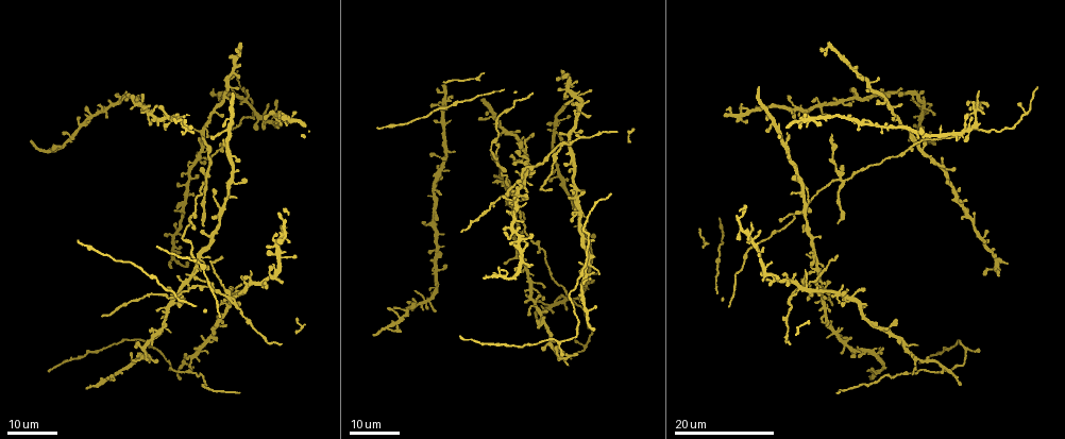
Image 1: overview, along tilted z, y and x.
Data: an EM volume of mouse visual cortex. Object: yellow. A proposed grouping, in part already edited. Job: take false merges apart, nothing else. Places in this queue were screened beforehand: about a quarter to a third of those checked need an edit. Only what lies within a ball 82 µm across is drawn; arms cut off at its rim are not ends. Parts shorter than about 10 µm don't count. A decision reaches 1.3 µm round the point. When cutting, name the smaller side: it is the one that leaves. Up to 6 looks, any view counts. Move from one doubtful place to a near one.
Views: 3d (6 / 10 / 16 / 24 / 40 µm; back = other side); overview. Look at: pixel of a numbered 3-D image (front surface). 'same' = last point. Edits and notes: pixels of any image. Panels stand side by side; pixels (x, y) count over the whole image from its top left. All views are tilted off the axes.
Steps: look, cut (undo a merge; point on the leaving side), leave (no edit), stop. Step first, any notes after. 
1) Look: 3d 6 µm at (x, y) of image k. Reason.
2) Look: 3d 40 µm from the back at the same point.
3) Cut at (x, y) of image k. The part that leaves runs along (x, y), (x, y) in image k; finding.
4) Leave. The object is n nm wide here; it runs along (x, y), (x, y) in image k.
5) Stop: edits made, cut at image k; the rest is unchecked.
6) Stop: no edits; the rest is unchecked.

Look: 3d 16 µm at (983, 132) of image 1.

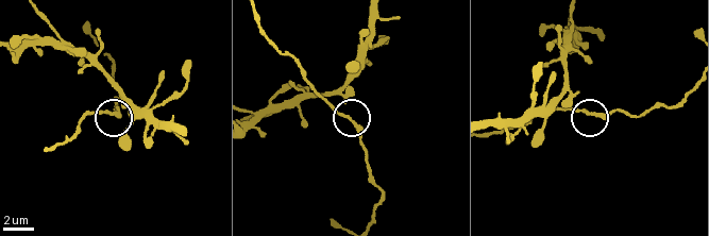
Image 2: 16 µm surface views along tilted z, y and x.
Look: 3d 10 µm at (105, 110) of image 2.

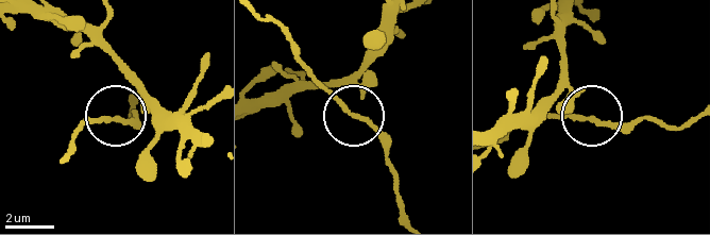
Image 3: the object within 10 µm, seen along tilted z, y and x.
Leave. The side arm is 19 µm long; 3 arms meet here; continuous, no second cell.

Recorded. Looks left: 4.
Look: 3d 24 µm at (206, 183) of image 1. Looks like a crossing.

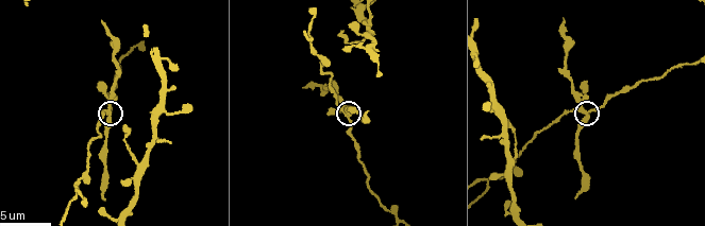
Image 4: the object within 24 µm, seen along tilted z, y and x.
Look: 3d 10 µm at (581, 109) of image 4.

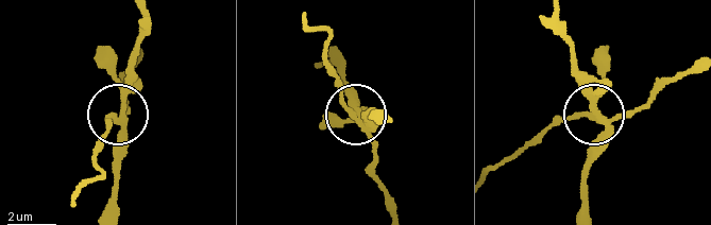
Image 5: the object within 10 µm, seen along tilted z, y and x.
Cut at (121, 92) of image 5. The part that leaves runs along (120, 121), (141, 17) in image 5; a second cell is stuck on.

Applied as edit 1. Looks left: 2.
Stop: edits made, cut at image 5; the rest is unchecked.

